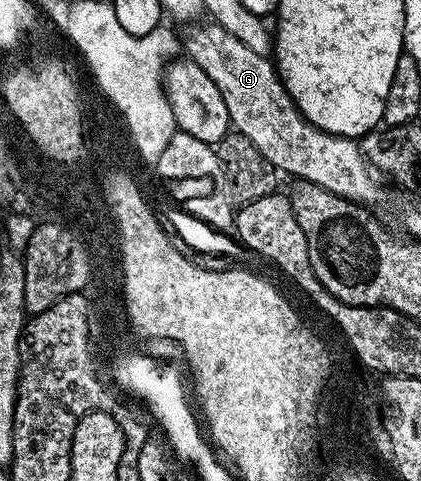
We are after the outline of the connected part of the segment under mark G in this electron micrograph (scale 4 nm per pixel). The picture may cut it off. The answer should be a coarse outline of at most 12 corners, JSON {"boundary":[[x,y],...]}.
{"boundary":[[216,23],[183,49],[230,126],[361,207],[388,191],[354,138],[298,111],[269,57]]}

